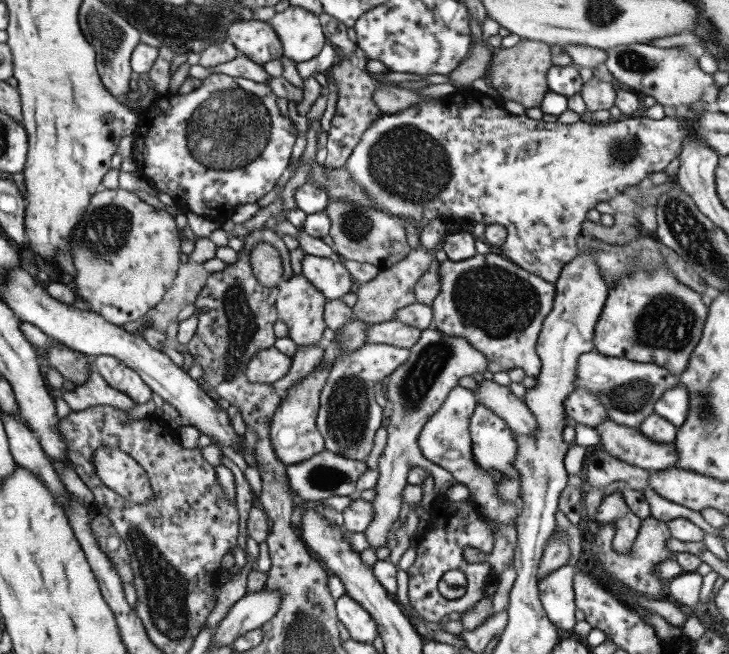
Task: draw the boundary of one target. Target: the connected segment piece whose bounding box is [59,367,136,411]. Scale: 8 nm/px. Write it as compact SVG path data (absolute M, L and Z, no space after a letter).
M92 367L88 369L85 384L75 386L72 391L61 389L59 393L71 411L85 410L89 406L97 405L112 406L125 411L136 404L129 395L111 388Z

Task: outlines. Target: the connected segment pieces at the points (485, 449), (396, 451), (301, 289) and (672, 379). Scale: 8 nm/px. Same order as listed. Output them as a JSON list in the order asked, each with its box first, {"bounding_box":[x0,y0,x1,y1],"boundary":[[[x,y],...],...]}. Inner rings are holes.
[{"bounding_box":[469,404,520,503],"boundary":[[[476,404],[471,418],[469,418],[469,434],[471,443],[472,461],[484,470],[484,473],[489,472],[490,468],[494,468],[501,473],[501,481],[495,485],[496,493],[503,501],[513,501],[520,503],[518,493],[518,472],[512,467],[514,454],[516,453],[516,442],[514,441],[513,433],[509,430],[505,421],[497,416],[492,409],[485,408],[482,404]],[[505,477],[511,477],[511,481],[507,481]]]},{"bounding_box":[362,328,487,551],"boundary":[[[435,328],[423,329],[413,347],[409,348],[407,360],[385,377],[385,393],[387,406],[390,407],[387,424],[387,440],[378,458],[378,477],[374,484],[375,495],[371,500],[373,516],[371,522],[362,532],[369,548],[375,551],[379,547],[391,543],[391,524],[395,522],[399,512],[401,490],[406,484],[406,474],[411,466],[420,466],[431,474],[435,488],[439,494],[446,492],[455,481],[444,468],[429,462],[417,446],[417,437],[421,427],[428,418],[441,406],[447,393],[457,385],[461,376],[471,376],[475,372],[482,374],[487,370],[487,361],[483,353],[473,349],[464,338],[449,336]]]},{"bounding_box":[276,274,327,347],"boundary":[[[301,274],[281,280],[276,287],[276,318],[286,324],[286,336],[291,338],[297,347],[319,345],[319,340],[323,342],[322,332],[326,326],[322,312],[327,299]]]},{"bounding_box":[574,351,678,427],"boundary":[[[595,351],[579,355],[576,361],[574,390],[584,388],[597,395],[598,403],[603,406],[609,420],[623,426],[637,427],[652,413],[652,404],[662,392],[678,384],[677,375],[655,363],[633,362],[629,359],[608,357]]]}]

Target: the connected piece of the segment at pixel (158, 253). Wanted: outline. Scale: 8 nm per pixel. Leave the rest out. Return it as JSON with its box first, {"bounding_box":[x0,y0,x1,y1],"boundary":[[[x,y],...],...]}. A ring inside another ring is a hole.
{"bounding_box":[69,187,179,327],"boundary":[[[100,187],[87,204],[81,219],[73,227],[69,253],[75,267],[75,294],[85,301],[89,311],[102,316],[112,325],[121,327],[125,322],[141,318],[162,299],[176,275],[179,261],[179,236],[173,216],[145,204],[133,191]]]}

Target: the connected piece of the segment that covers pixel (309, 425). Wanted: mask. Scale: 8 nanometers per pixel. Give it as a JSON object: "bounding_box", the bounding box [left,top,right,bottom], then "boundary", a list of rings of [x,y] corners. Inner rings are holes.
{"bounding_box":[268,365,329,465],"boundary":[[[317,365],[305,378],[300,380],[299,384],[295,383],[287,388],[272,414],[268,435],[275,456],[284,465],[307,460],[324,449],[323,439],[316,429],[315,419],[318,411],[318,396],[329,371],[329,367]]]}

